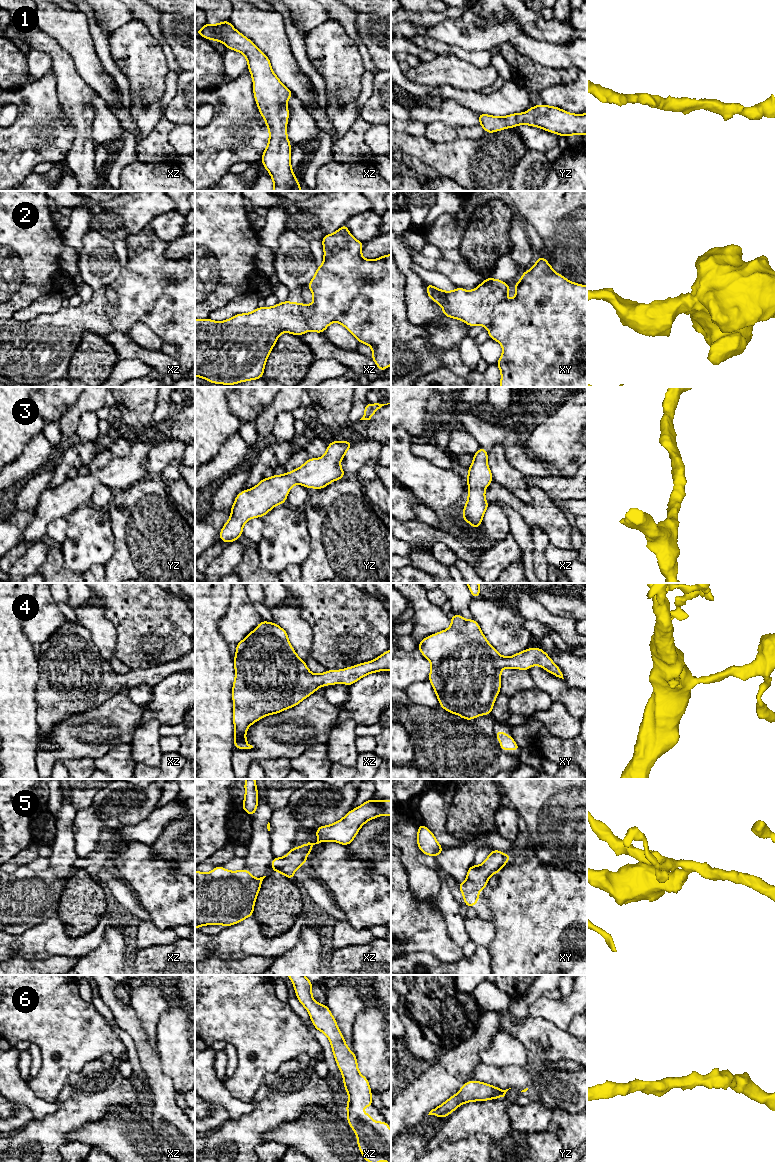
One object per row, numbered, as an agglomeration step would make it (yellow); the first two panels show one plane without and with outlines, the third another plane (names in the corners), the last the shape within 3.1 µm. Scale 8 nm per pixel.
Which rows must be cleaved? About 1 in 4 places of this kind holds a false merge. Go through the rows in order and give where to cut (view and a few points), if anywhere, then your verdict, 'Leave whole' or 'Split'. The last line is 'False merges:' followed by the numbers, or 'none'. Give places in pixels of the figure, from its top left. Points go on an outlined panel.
1: No split. Leave whole
2: Split along xy (505, 298), (494, 307), (490, 323), (486, 327). Split
3: No split. Leave whole
4: No split. Leave whole
5: No split. Leave whole
6: No split. Leave whole
False merges: 2

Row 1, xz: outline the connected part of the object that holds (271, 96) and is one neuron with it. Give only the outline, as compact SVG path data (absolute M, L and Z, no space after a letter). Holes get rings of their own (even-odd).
M229 20L214 25L206 22L201 30L195 30L195 34L223 42L227 49L240 52L247 58L254 98L269 129L269 141L261 160L273 180L273 191L301 191L291 168L291 143L287 137L287 101L293 92L275 75L266 54L238 32Z

